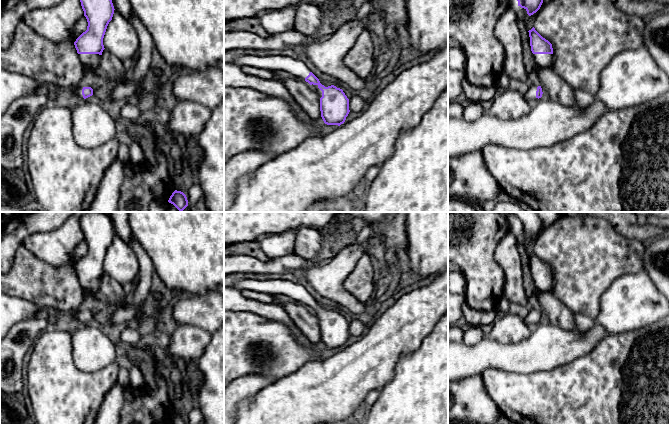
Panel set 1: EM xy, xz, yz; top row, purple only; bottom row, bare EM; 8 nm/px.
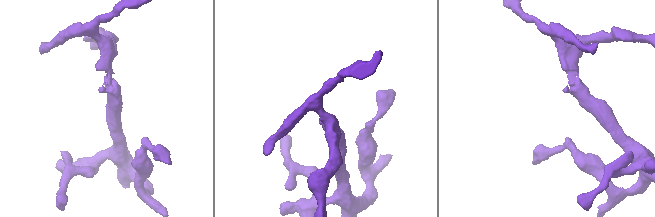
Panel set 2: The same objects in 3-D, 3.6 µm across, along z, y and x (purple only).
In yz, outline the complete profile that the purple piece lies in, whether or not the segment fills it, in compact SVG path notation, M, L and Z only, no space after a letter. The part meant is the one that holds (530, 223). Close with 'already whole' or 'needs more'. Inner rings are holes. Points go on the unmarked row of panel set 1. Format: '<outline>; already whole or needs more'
M511 212L511 217L515 219L518 230L524 232L529 240L536 237L543 227L536 212Z; already whole

